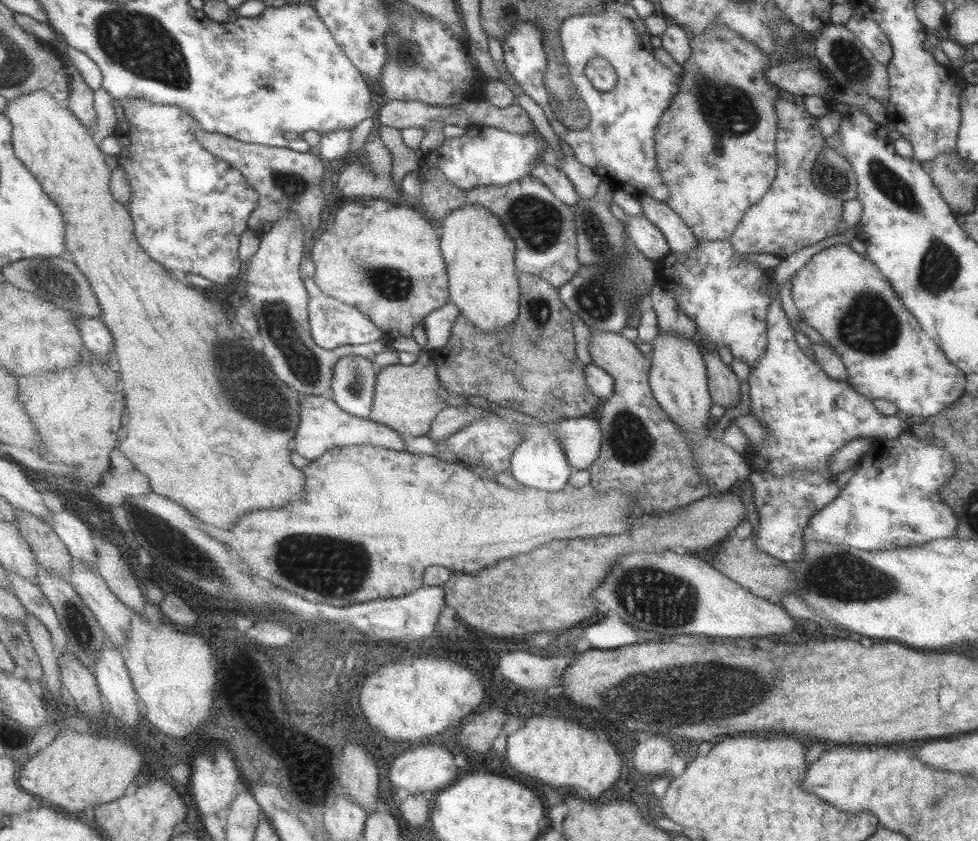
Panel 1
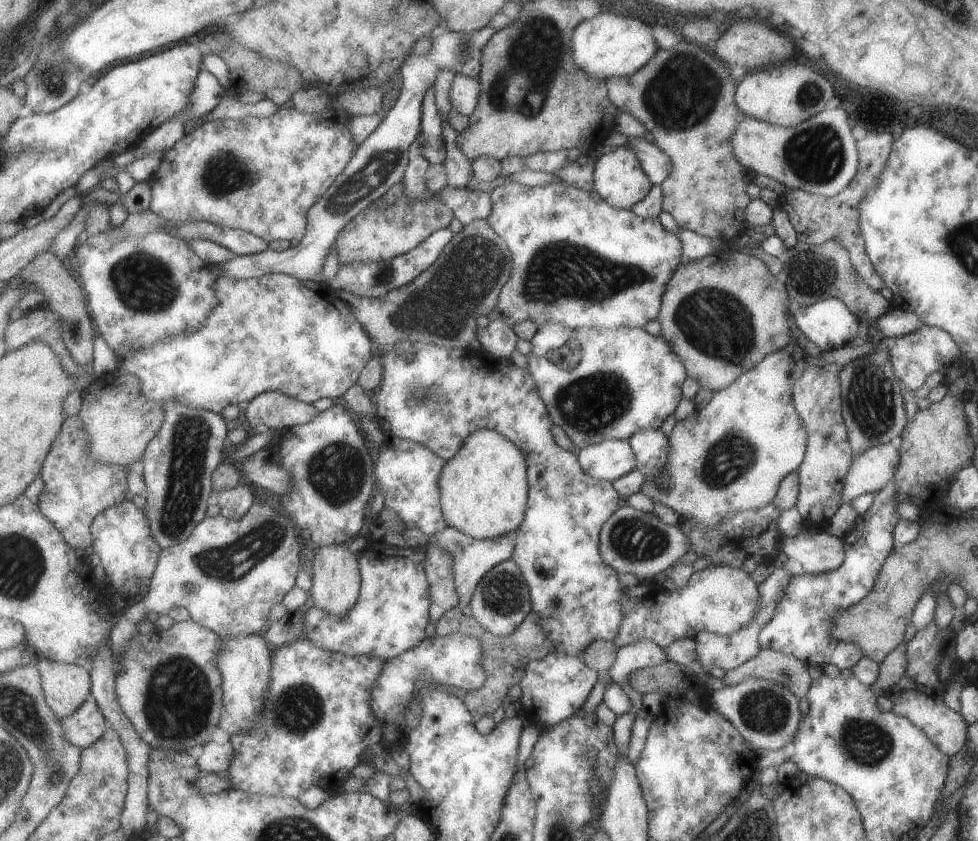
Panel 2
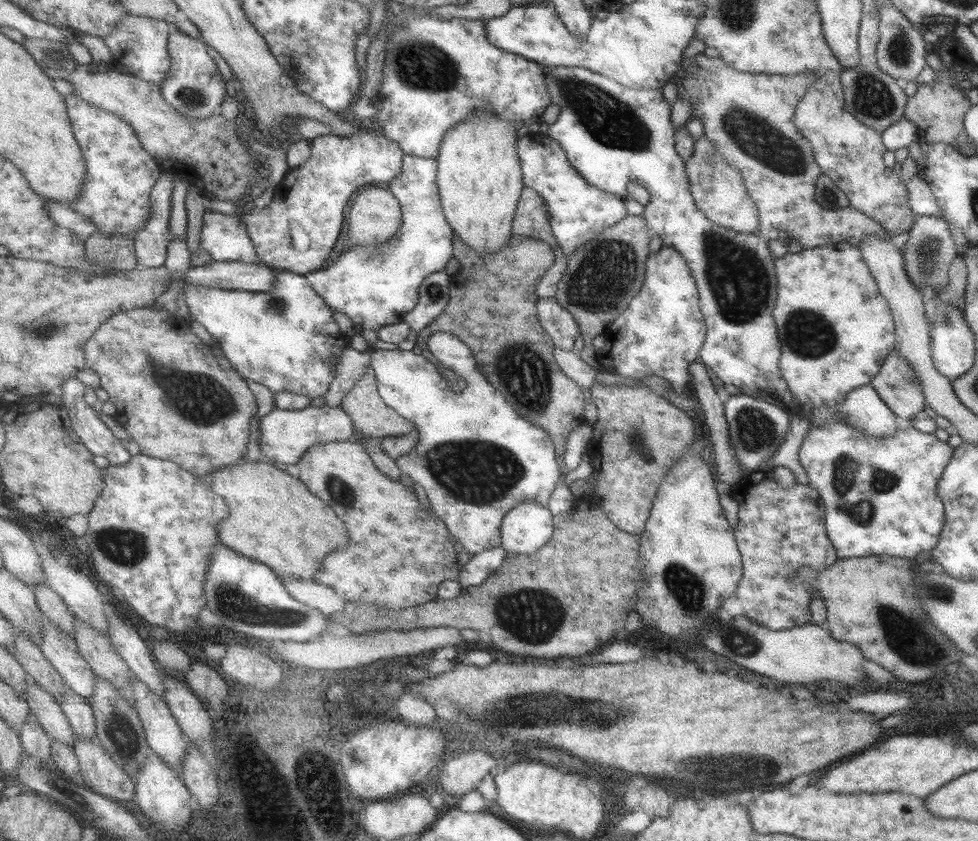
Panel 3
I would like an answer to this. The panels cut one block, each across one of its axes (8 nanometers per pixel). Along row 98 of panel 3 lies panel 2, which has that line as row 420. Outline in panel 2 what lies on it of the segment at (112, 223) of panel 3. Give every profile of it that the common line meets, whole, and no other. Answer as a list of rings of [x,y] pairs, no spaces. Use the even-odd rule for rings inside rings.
[[[81,416],[67,418],[61,436],[57,438],[47,464],[43,468],[45,478],[45,492],[37,502],[43,514],[53,520],[53,524],[63,532],[67,542],[73,548],[89,548],[95,544],[93,524],[101,512],[107,512],[113,506],[125,502],[125,492],[129,490],[129,466],[119,464],[105,464],[93,456],[91,450],[91,436],[85,428]]]

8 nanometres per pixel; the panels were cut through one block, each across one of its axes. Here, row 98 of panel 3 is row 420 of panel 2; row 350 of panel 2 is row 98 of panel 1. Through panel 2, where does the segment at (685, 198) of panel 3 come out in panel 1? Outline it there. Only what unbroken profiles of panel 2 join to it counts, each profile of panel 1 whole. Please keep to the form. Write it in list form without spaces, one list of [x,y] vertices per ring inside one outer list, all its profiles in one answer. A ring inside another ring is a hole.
[[[629,2],[613,4],[611,10],[613,14],[605,14],[605,16],[587,14],[587,16],[569,18],[563,24],[563,32],[561,32],[571,80],[591,112],[591,122],[585,130],[567,128],[555,118],[549,106],[549,94],[545,88],[547,54],[543,46],[545,44],[543,30],[539,30],[531,22],[519,24],[519,28],[515,28],[511,36],[507,36],[505,44],[501,44],[505,54],[505,66],[511,72],[511,76],[519,82],[523,92],[543,108],[549,124],[553,126],[555,134],[561,138],[563,146],[583,166],[589,166],[591,170],[595,170],[599,178],[615,186],[615,192],[627,190],[631,194],[637,194],[641,200],[655,198],[659,202],[665,202],[669,200],[671,194],[663,184],[663,178],[659,176],[659,168],[657,168],[659,162],[655,156],[655,136],[657,136],[659,120],[663,118],[665,110],[673,104],[679,92],[681,76],[671,72],[655,58],[655,48],[649,44],[651,34],[647,32],[647,22],[641,18],[635,6],[631,6]],[[597,56],[611,60],[619,72],[619,84],[611,92],[603,92],[595,88],[595,84],[587,76],[587,64]]]

